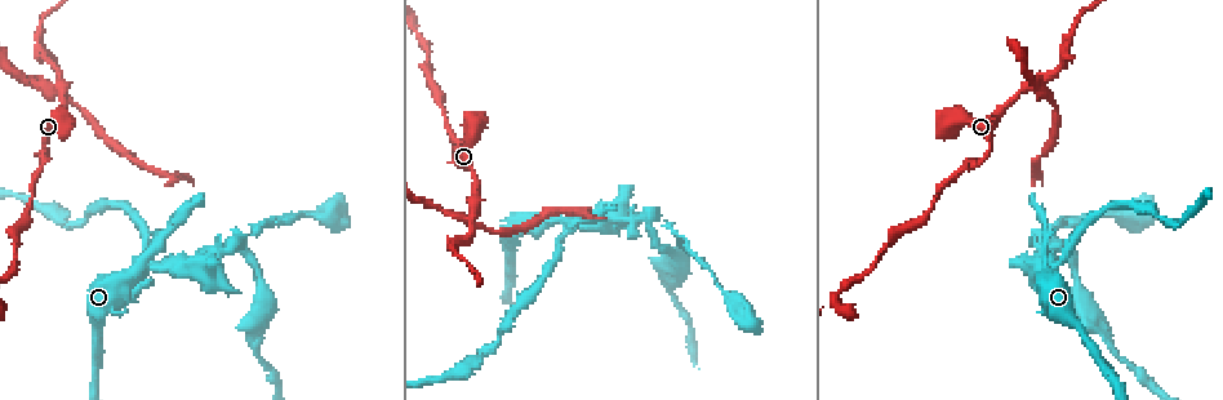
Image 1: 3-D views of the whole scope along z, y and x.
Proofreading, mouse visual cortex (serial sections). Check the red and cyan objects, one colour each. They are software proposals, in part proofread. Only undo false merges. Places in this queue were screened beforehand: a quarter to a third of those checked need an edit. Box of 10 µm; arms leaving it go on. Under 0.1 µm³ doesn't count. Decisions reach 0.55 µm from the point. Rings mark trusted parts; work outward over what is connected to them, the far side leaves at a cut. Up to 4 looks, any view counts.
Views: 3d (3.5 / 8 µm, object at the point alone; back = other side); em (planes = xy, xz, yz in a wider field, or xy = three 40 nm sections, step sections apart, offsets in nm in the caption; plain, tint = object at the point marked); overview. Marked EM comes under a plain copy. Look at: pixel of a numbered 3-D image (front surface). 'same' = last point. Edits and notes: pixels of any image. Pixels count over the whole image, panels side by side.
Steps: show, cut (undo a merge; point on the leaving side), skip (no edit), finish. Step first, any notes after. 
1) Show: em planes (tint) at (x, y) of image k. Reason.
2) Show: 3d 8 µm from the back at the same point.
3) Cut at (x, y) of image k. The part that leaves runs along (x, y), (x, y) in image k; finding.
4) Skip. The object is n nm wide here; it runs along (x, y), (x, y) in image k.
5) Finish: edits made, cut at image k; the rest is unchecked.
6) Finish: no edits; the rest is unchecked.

Show: em xy step 3 (tint) at (1046, 87) of image 1. Four or more arms meet.

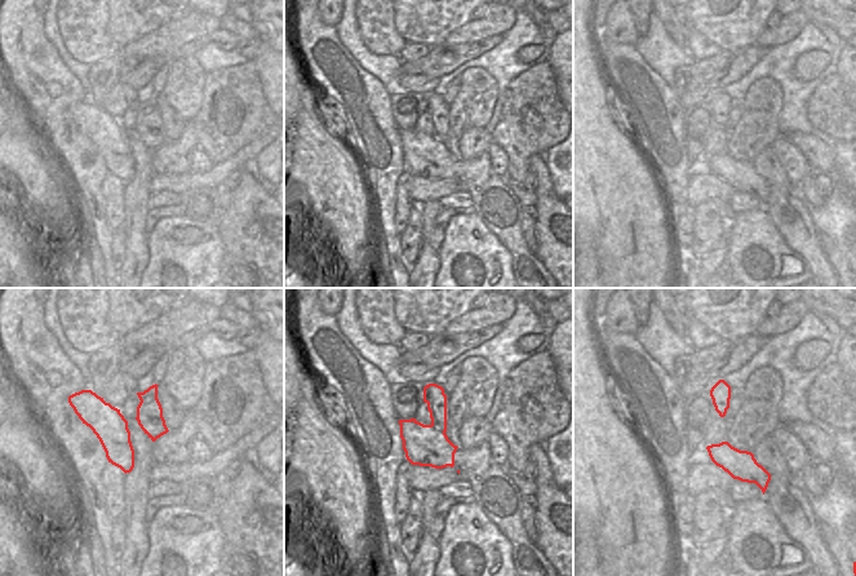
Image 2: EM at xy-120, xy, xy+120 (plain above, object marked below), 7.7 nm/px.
Show: 3d 3.5 µm at the same point.

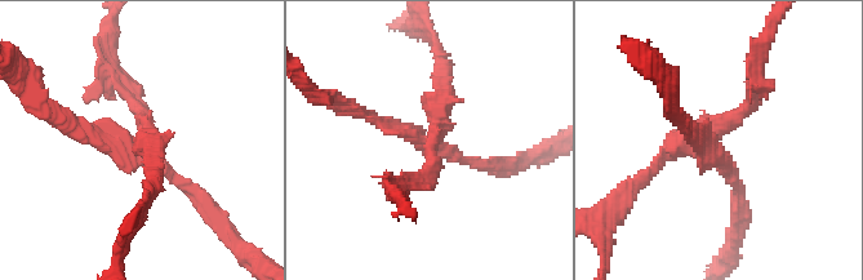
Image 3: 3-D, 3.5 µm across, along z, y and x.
Cut at (178, 181) of image 3. The part that leaves runs along (717, 149), (737, 185), (734, 236) in image 3; a second cell is stuck on.

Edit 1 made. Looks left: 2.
Show: 3d 3.5 µm at (152, 268) of image 1. Two arms in line, one across.

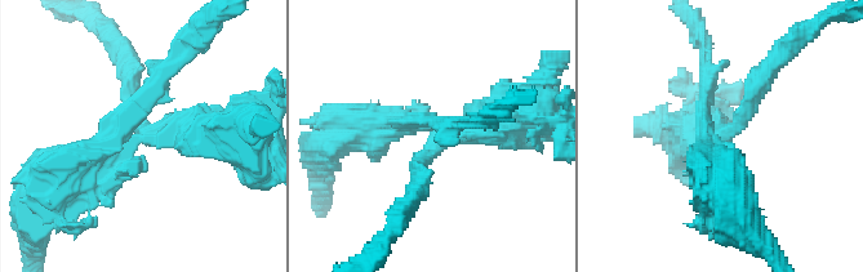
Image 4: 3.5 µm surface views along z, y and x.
Show: em planes (tint) at (721, 134) of image 4. Now the EM.

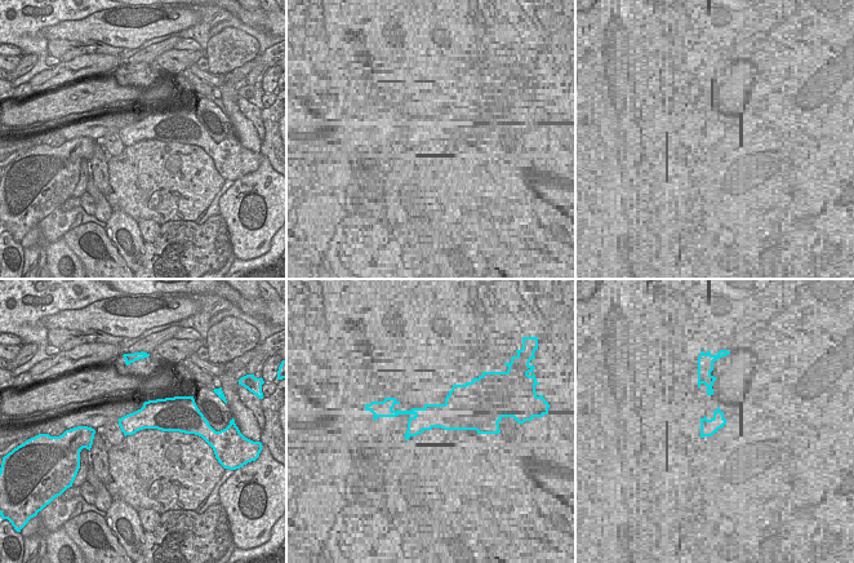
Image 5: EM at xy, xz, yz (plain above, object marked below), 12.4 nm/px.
Cut at (186, 125) of image 4. The part that leaves runs along (145, 136), (244, 136), (256, 124) in image 4; a second cell is stuck on.

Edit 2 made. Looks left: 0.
Finish: edits made, cut at image 3, cut at image 4; the rest is unchecked.

